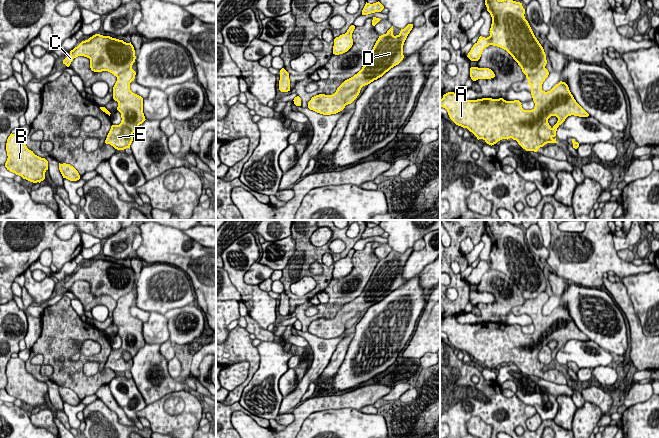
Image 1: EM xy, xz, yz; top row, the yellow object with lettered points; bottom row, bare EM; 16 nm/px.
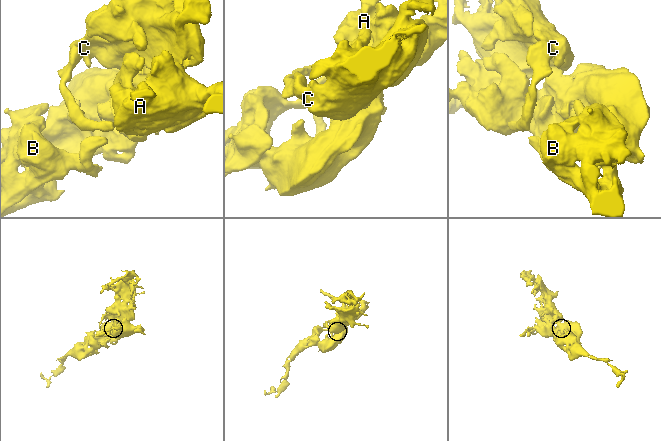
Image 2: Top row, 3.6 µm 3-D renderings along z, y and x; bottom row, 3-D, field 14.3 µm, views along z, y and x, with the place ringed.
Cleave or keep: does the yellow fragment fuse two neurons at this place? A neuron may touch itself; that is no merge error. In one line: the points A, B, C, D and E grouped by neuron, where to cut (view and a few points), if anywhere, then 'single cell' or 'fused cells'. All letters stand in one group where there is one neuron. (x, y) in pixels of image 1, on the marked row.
A B C D E; no cut; single cell

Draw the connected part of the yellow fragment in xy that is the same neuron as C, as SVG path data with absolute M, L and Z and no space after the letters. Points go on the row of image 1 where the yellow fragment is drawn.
M95 34L71 50L63 64L69 67L78 56L90 59L92 71L108 71L117 77L113 87L113 99L118 102L117 110L121 113L122 120L119 125L111 126L105 143L117 150L130 149L133 133L146 120L143 98L130 90L130 83L136 75L132 69L136 59L133 45L131 42Z

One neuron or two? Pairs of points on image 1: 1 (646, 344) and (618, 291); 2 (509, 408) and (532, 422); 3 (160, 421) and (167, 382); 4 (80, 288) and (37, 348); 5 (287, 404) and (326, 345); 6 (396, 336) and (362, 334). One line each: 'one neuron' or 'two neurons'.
1: one neuron
2: two neurons
3: two neurons
4: two neurons
5: one neuron
6: one neuron

